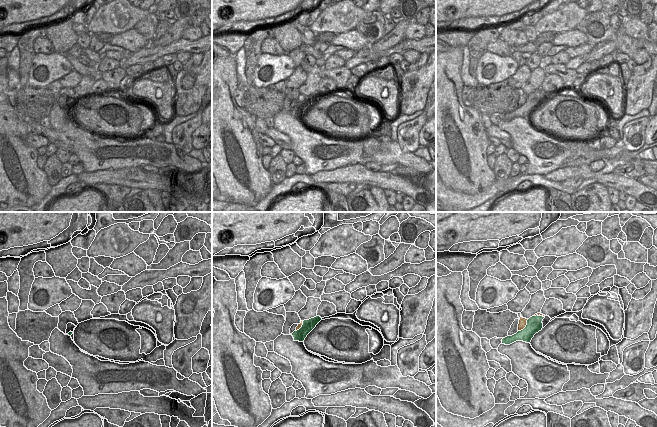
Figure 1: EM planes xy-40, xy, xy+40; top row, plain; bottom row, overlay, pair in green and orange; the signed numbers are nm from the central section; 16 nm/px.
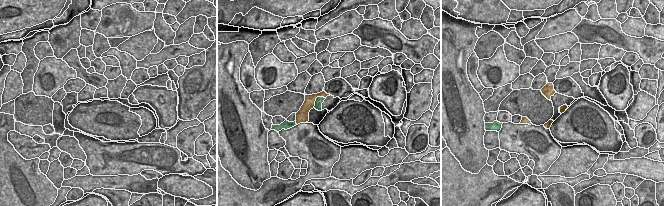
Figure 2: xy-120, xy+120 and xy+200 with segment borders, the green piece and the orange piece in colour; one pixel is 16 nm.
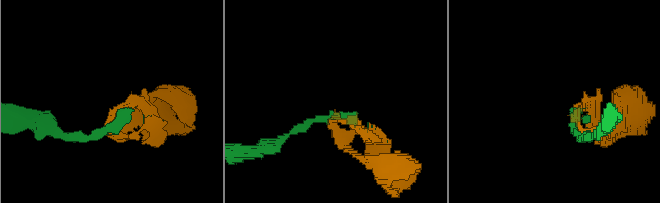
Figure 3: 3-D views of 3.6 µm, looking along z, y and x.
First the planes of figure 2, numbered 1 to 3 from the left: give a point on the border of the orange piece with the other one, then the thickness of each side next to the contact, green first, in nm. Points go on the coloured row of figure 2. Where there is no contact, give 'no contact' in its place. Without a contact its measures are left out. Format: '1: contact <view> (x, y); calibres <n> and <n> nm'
1: no contact
2: contact xy+120 (316, 98); calibres 130 and 190 nm
3: contact xy+200 (559, 110); calibres 30 and 100 nm

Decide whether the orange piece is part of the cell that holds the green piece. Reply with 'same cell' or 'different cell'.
different cell

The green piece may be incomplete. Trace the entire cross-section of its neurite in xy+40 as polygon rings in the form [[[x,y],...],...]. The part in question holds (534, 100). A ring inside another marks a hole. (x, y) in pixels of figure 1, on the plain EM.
[[[532,92],[527,96],[526,103],[518,107],[516,110],[512,112],[507,112],[502,115],[502,120],[510,121],[516,117],[523,117],[526,119],[530,119],[532,114],[536,109],[541,107],[549,98],[551,94],[549,92]]]

